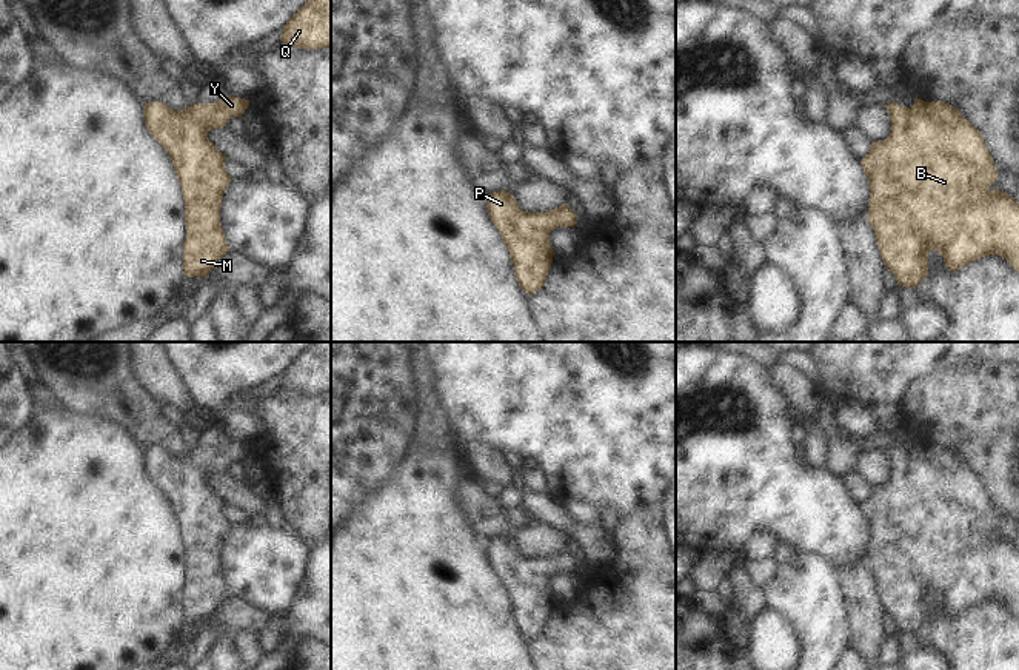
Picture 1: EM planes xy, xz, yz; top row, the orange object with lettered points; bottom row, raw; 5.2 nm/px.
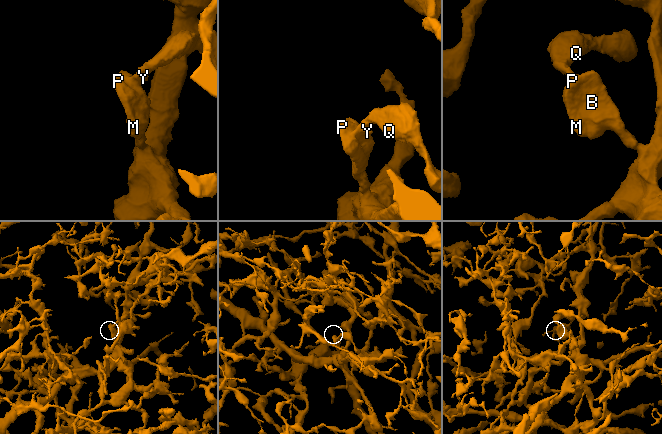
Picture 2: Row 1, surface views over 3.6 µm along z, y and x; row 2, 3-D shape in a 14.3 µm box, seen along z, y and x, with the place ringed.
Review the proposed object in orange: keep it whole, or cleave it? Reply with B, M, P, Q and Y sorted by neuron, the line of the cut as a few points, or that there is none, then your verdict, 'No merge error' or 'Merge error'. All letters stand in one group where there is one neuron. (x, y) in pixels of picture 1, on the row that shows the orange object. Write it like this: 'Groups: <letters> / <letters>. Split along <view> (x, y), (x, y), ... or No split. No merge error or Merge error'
Groups: B M P Q Y. No split. No merge error.

